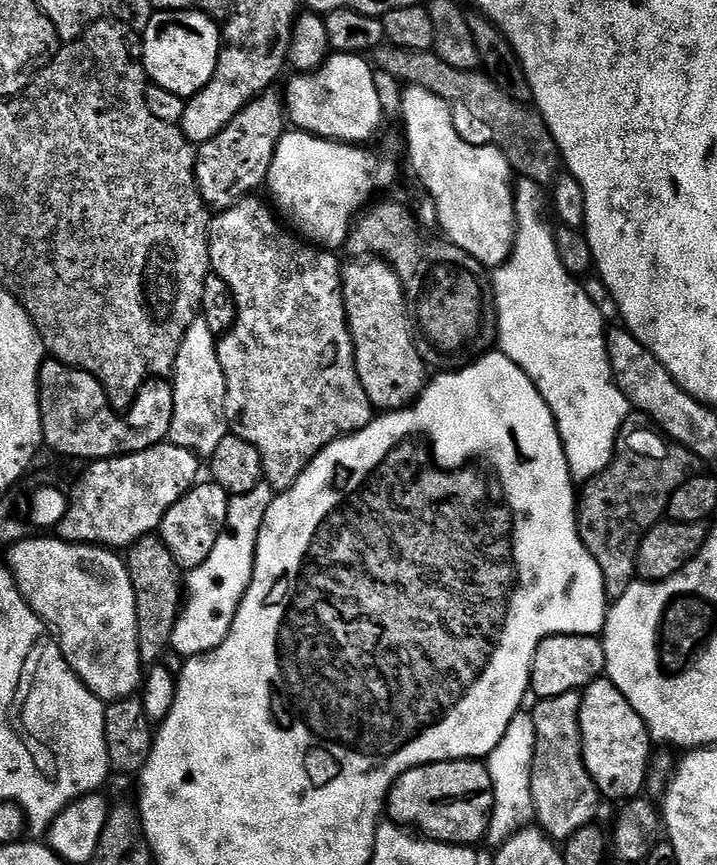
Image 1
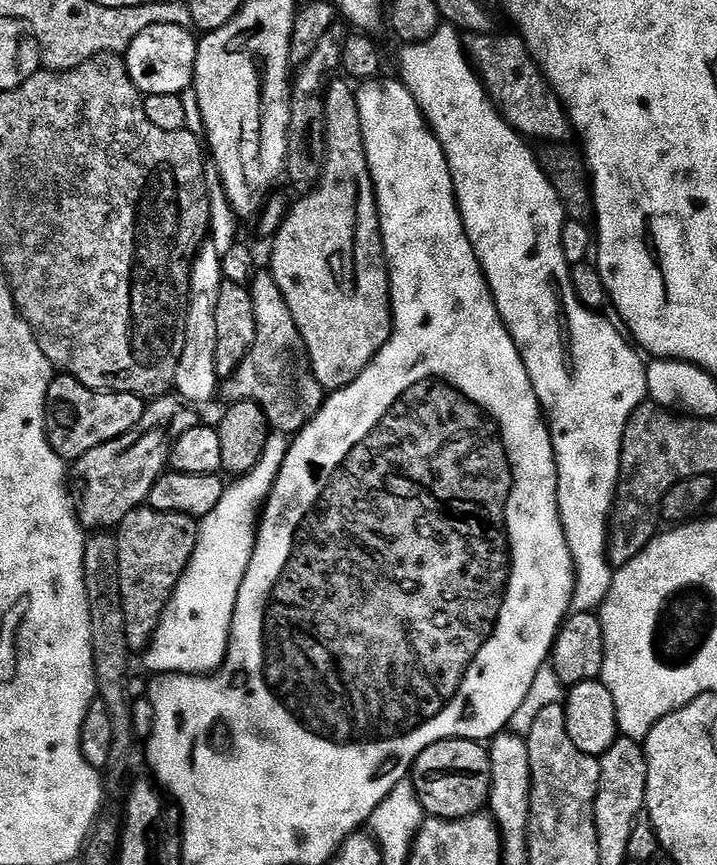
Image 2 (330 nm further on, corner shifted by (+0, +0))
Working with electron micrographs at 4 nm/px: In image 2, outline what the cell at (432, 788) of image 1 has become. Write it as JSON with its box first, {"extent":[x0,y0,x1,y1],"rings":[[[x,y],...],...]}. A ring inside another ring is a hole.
{"extent":[410,740,492,820],"rings":[[[440,740],[422,750],[412,765],[410,779],[429,817],[460,820],[463,816],[477,815],[487,805],[488,795],[492,793],[492,763],[483,743],[475,740]]]}

